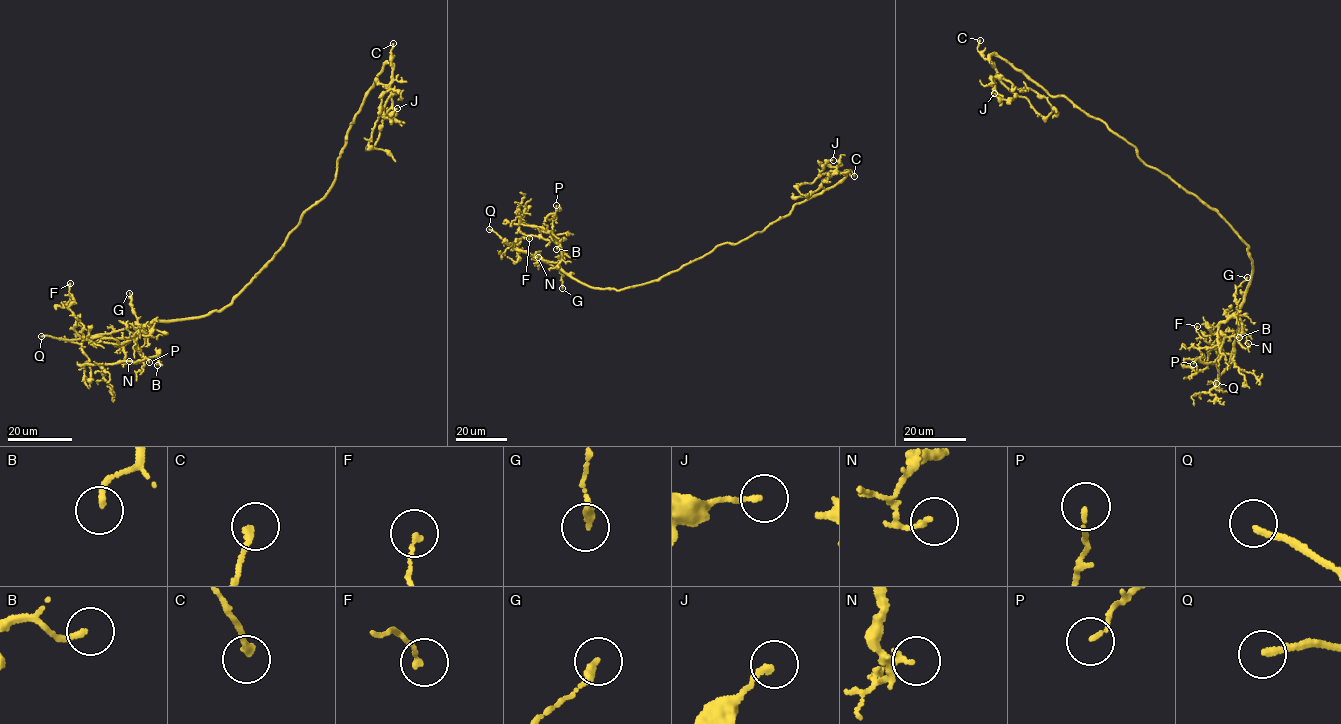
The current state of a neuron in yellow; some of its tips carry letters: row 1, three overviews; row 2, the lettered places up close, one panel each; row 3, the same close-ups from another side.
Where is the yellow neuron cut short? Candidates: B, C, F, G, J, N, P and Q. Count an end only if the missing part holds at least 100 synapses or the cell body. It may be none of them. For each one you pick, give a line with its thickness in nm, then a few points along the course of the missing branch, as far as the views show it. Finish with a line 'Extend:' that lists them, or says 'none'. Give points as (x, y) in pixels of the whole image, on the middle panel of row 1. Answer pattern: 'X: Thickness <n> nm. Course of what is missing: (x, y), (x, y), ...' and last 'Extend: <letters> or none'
Q: Thickness 190 nm
Extend: Q

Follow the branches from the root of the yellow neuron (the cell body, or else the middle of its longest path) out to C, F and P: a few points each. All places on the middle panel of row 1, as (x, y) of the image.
C: (697, 259), (717, 246), (739, 243), (762, 231), (789, 213), (794, 204), (843, 179), (845, 170), (854, 176)
F: (697, 259), (640, 285), (619, 290), (594, 289), (556, 267), (515, 249), (515, 240), (526, 235), (529, 238)
P: (697, 259), (640, 285), (616, 291), (592, 288), (572, 278), (558, 263), (560, 246), (543, 225), (556, 205)

